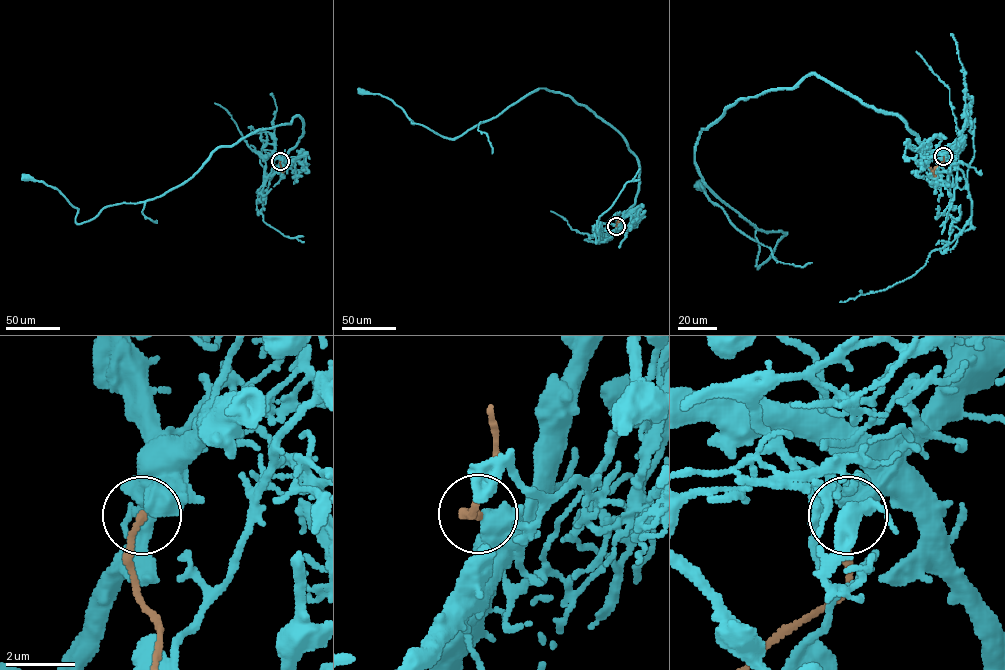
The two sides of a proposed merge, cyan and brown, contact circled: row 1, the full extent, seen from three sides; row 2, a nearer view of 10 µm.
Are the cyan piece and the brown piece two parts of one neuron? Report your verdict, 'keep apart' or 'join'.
keep apart

